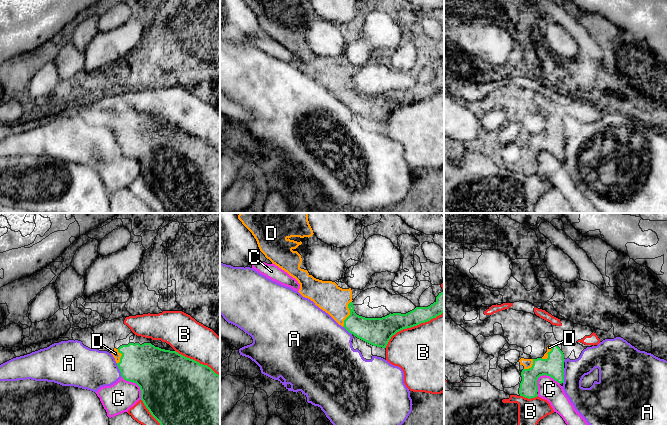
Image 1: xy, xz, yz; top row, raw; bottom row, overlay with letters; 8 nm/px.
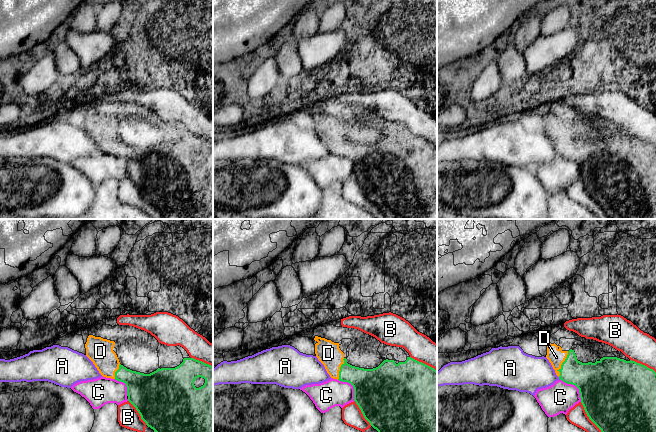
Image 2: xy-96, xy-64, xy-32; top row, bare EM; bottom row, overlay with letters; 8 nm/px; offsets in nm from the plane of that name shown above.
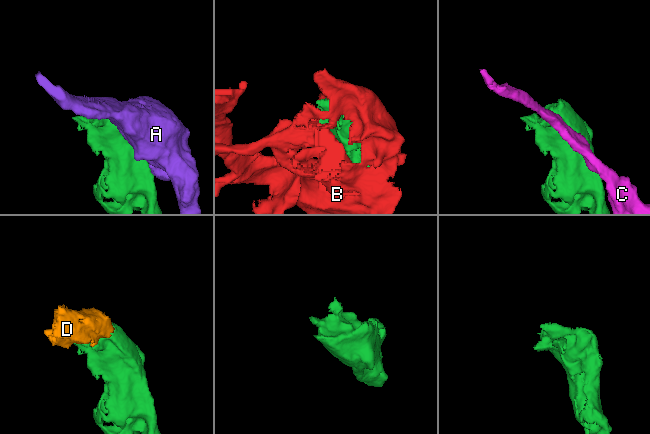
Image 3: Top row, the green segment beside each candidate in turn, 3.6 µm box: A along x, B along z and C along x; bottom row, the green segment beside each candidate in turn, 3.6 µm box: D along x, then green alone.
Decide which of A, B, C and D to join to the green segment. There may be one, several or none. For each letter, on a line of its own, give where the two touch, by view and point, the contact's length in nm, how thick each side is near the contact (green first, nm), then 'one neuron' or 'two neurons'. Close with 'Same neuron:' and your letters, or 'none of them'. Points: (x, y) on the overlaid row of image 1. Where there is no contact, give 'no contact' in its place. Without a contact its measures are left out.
A: contact yz (563, 376); length 130 nm; calibres 170 and 190 nm; two neurons
B: contact xz (412, 326); length 550 nm; calibres 190 and 480 nm; two neurons
C: contact yz (542, 375); length 200 nm; calibres 170 and 170 nm; two neurons
D: contact xz (350, 314); length 220 nm; calibres 220 and 220 nm; one neuron
Same neuron: D

